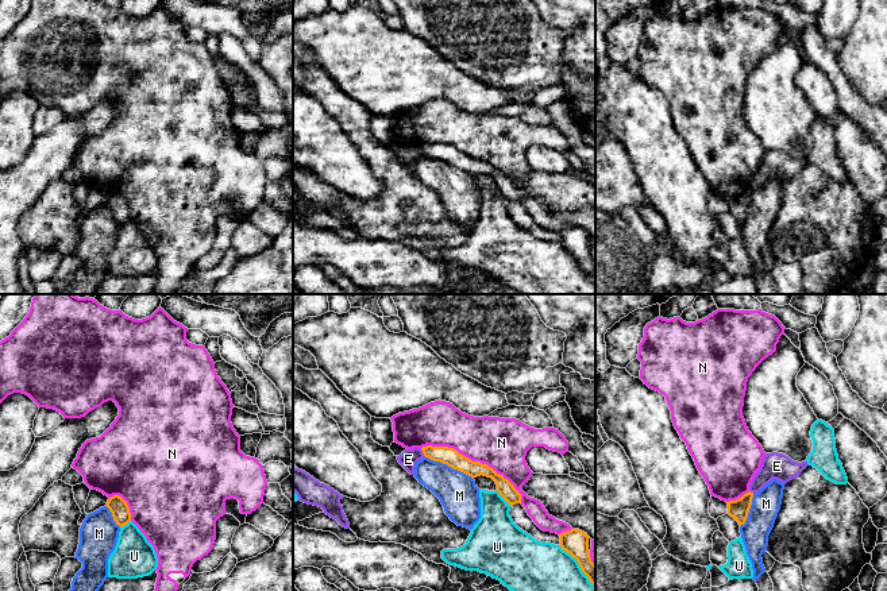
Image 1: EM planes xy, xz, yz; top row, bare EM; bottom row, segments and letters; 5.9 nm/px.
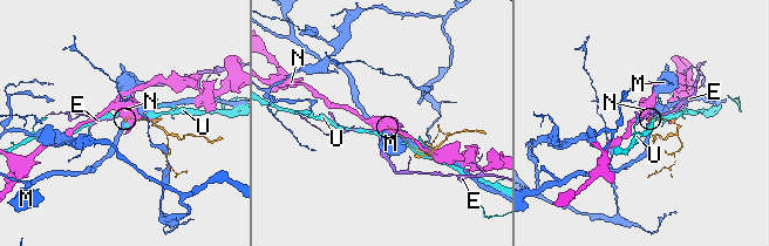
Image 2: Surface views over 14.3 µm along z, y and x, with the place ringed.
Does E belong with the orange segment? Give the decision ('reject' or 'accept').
reject

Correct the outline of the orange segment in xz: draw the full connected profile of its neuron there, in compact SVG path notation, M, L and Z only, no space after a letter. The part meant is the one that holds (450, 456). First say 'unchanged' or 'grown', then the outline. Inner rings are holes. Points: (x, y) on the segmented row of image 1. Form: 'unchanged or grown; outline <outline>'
unchanged; outline M427 445L423 447L421 451L425 457L447 464L448 467L458 470L473 479L481 475L491 478L497 484L497 491L510 506L521 503L521 494L514 488L514 486L487 464L473 461L456 449L448 447Z

